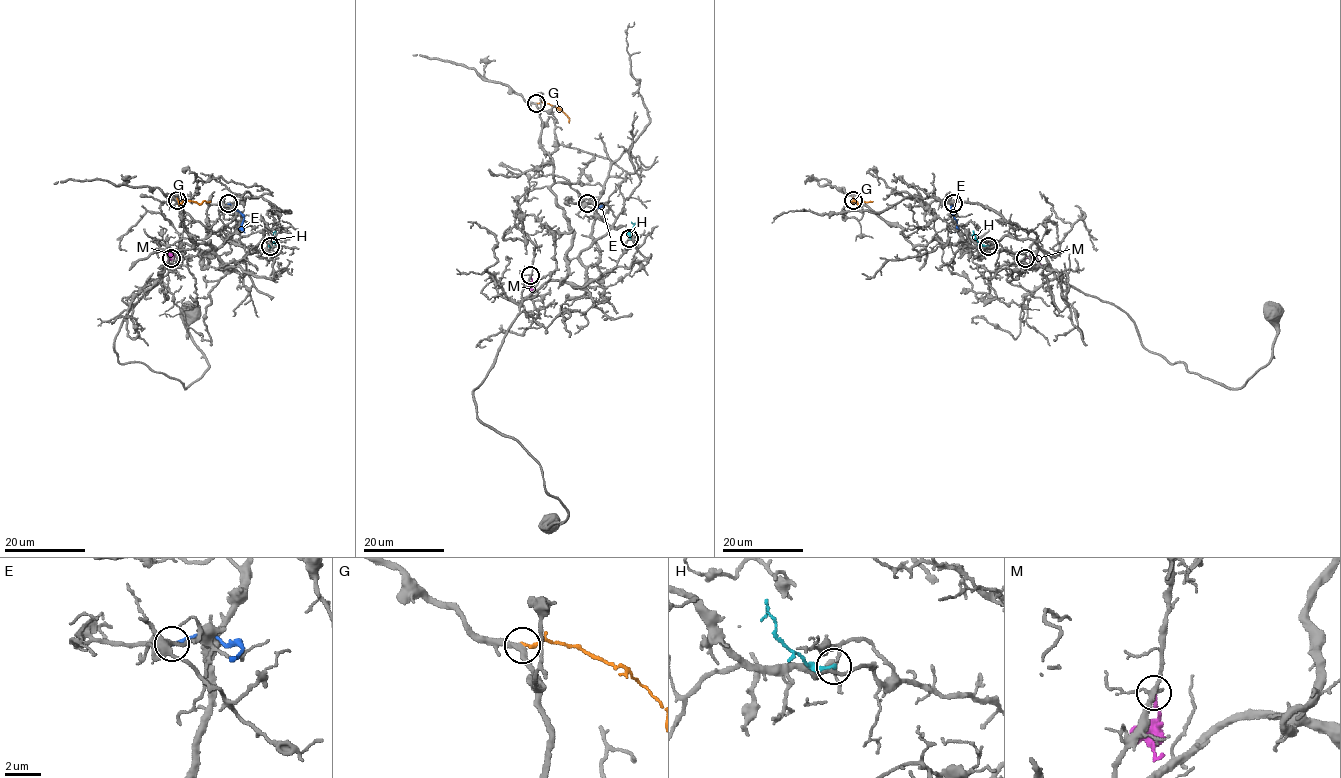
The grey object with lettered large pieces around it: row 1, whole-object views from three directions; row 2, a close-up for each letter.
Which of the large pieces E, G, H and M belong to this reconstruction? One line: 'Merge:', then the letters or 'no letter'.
Merge: no letter

